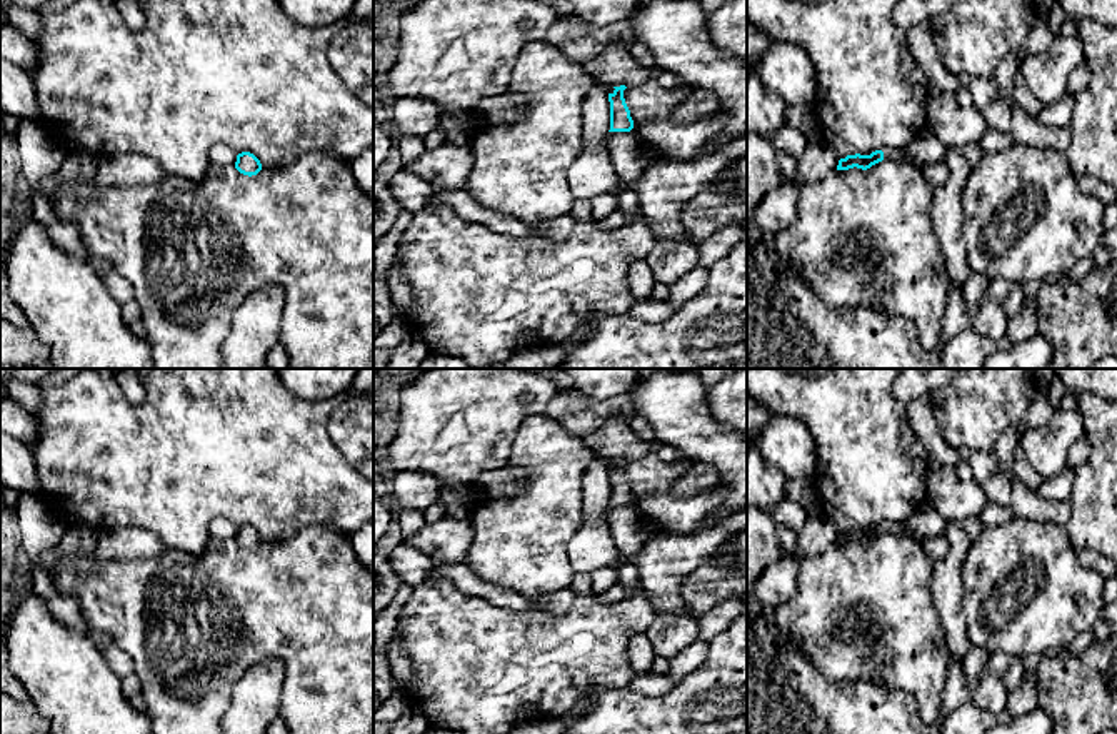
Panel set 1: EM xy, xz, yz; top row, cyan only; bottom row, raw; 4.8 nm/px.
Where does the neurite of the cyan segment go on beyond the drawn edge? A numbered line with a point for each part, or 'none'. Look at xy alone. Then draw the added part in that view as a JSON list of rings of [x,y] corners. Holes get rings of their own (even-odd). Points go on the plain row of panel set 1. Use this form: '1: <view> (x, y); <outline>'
none

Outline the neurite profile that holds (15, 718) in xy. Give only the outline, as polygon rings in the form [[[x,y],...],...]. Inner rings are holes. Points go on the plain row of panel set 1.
[[[0,692],[0,734],[50,734],[48,727],[32,701],[18,702]]]

